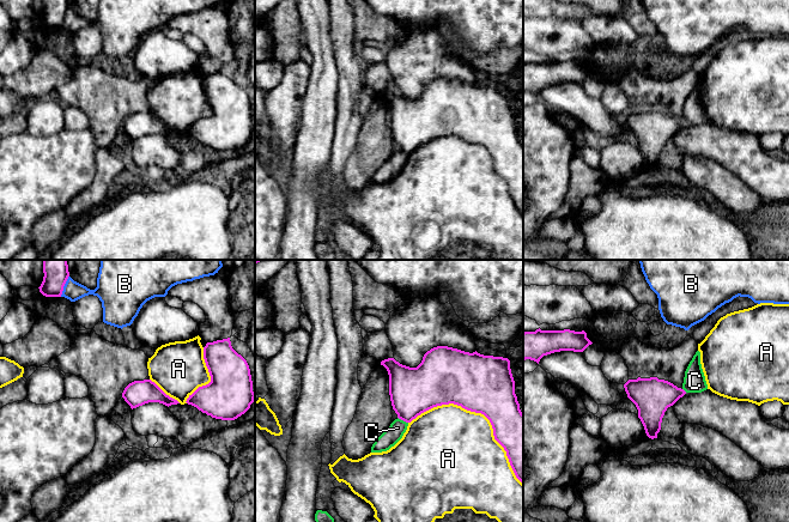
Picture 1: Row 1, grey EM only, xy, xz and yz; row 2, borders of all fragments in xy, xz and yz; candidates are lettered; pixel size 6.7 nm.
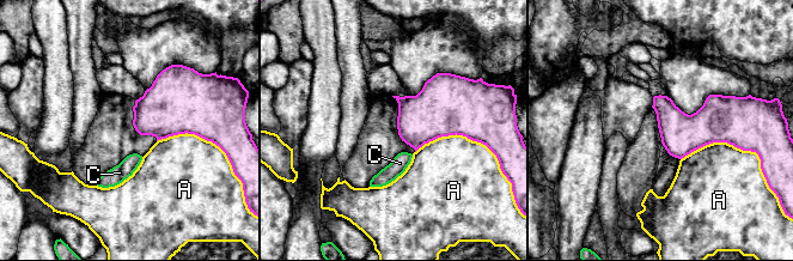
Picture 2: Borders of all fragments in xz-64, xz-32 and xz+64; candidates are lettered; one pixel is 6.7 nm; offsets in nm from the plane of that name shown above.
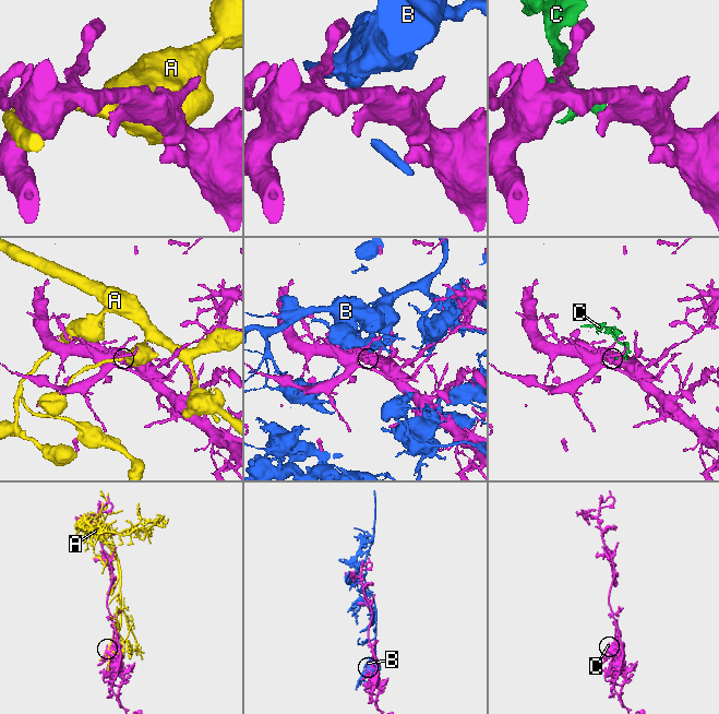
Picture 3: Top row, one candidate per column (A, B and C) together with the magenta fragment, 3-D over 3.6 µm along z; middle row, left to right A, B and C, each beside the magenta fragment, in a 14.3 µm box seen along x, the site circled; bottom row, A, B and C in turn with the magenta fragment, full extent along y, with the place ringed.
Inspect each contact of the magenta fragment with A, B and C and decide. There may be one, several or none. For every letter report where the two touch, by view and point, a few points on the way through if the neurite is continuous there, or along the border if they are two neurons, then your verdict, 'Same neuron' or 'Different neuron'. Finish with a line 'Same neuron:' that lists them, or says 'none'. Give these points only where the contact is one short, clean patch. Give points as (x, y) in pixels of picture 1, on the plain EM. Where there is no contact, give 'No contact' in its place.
A: Touches magenta at xz (480, 144). Different neuron
B: Touches magenta at xy (64, 17). Different neuron
C: Touches magenta at xz (402, 151). Different neuron
Same neuron: none

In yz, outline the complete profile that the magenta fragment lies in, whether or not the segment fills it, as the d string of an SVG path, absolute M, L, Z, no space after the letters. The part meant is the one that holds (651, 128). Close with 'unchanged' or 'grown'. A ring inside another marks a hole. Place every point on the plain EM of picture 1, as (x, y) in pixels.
M657 109L629 111L624 120L636 136L638 150L651 171L657 170L667 140L686 126L684 121Z; unchanged

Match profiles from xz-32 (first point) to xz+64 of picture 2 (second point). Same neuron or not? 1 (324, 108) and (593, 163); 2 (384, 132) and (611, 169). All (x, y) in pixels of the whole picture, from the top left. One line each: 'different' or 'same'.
1: same
2: different

